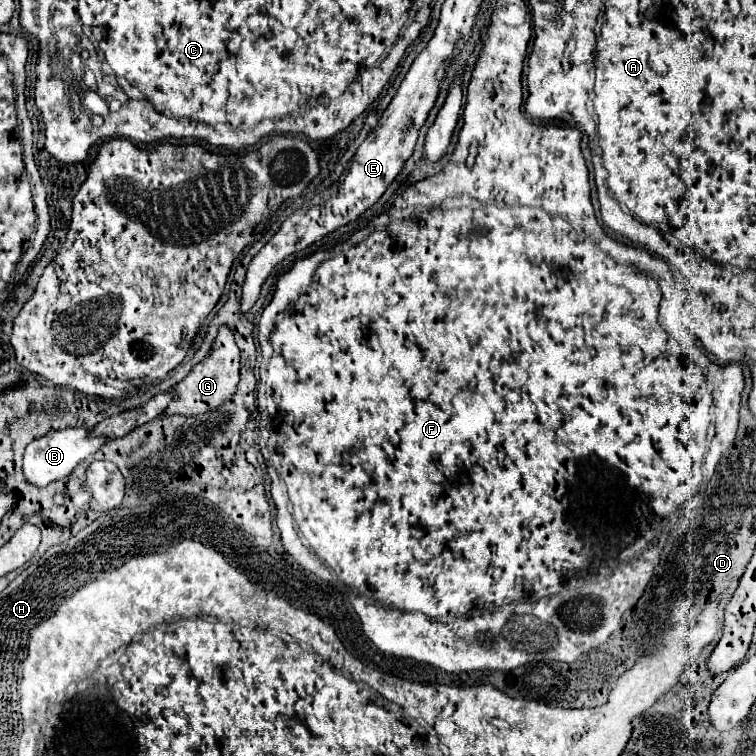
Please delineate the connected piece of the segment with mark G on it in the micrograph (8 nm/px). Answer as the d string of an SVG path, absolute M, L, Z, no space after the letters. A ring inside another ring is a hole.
M221 326L219 334L213 342L211 354L201 360L179 384L171 388L171 392L175 392L175 398L171 400L171 404L167 406L167 412L163 412L161 418L167 416L201 416L207 412L213 412L215 408L219 408L225 400L231 400L231 396L235 396L235 388L239 382L239 348L233 340L233 334L229 328Z

